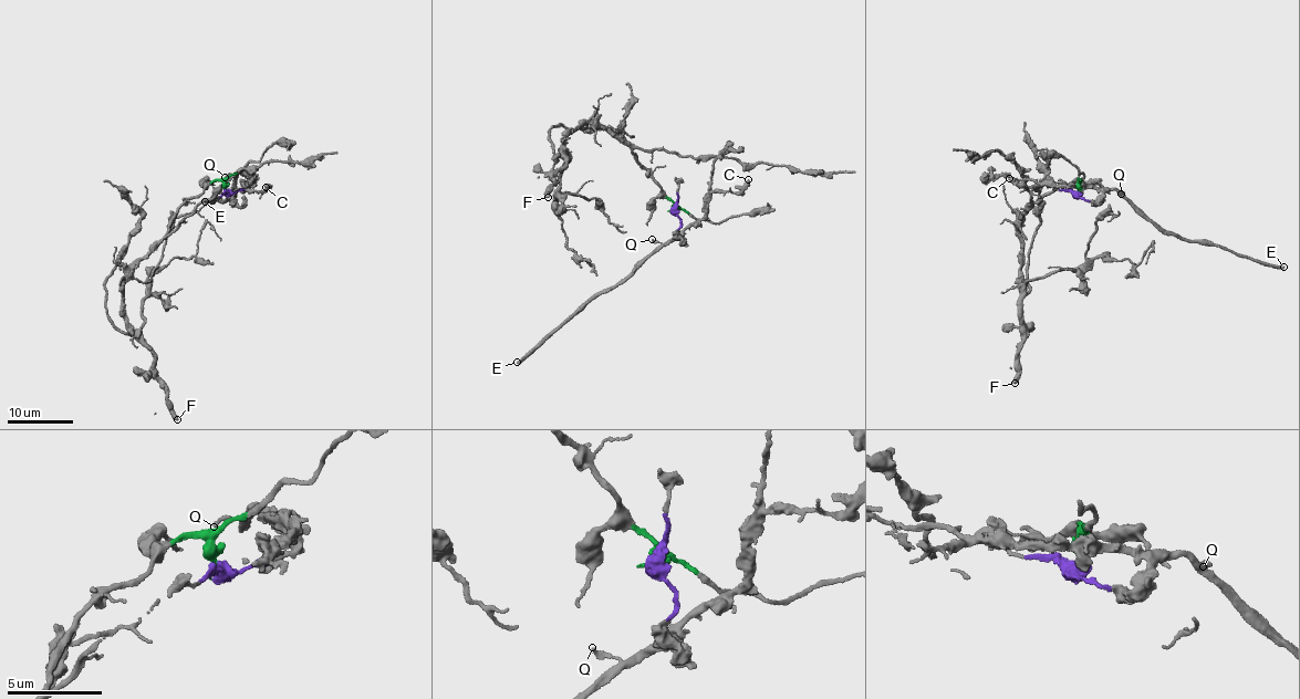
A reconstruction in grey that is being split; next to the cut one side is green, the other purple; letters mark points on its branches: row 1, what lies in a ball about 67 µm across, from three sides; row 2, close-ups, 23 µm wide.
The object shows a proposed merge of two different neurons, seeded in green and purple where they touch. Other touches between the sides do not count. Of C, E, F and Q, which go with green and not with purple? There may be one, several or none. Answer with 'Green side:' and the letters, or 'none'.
Green side: F

